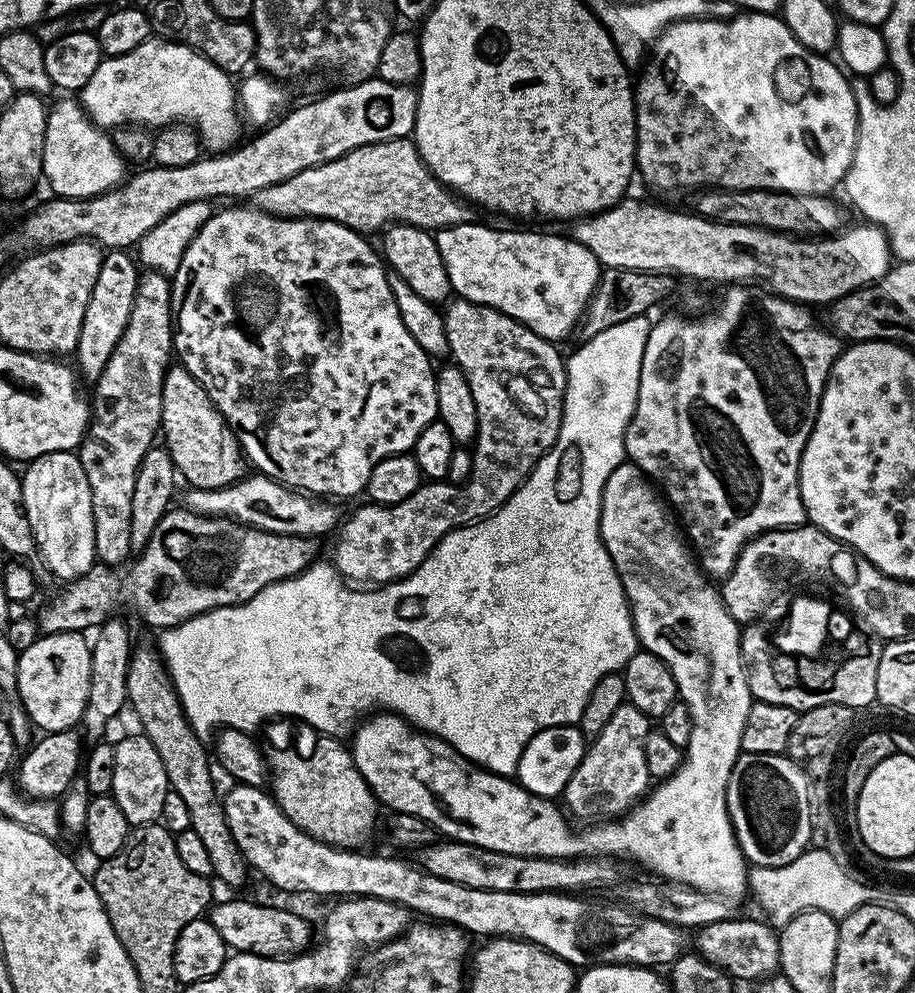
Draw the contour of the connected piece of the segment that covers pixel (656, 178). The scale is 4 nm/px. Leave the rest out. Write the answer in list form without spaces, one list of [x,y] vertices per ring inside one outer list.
[[[741,11],[729,20],[679,20],[666,29],[647,53],[634,84],[636,102],[636,167],[638,176],[660,192],[675,188],[765,188],[775,192],[789,192],[799,196],[822,196],[839,189],[848,173],[856,149],[856,99],[849,77],[835,59],[819,52],[811,52],[784,24],[779,15],[771,12]]]

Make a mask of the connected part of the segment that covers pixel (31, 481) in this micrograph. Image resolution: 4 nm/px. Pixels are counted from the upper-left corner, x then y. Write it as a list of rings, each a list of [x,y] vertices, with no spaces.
[[[52,451],[40,455],[27,463],[26,472],[21,475],[23,486],[23,506],[30,523],[31,534],[35,540],[37,553],[41,555],[51,572],[62,582],[76,580],[86,574],[96,563],[94,546],[93,502],[90,495],[90,482],[75,451]]]

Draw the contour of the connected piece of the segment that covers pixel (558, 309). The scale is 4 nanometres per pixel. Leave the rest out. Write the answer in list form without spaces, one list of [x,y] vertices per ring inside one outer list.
[[[473,222],[462,226],[454,226],[453,228],[442,228],[435,233],[438,254],[442,254],[442,262],[446,266],[446,274],[452,283],[453,293],[459,299],[468,300],[472,304],[485,304],[510,318],[514,318],[519,324],[525,324],[527,328],[534,330],[534,334],[538,334],[544,340],[561,342],[560,340],[566,339],[571,332],[575,333],[578,325],[584,319],[584,312],[588,308],[588,303],[592,300],[596,283],[600,281],[602,265],[596,261],[594,254],[590,254],[590,250],[586,250],[586,246],[582,246],[578,241],[569,238],[567,235],[564,235],[564,237],[551,236],[548,232],[503,232],[500,228],[487,228],[486,225],[480,223]]]

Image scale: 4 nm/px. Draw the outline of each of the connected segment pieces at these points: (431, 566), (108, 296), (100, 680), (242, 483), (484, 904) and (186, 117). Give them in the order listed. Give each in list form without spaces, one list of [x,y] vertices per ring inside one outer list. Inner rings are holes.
[[[643,315],[618,322],[618,326],[610,326],[610,330],[602,330],[602,334],[594,334],[594,338],[584,340],[581,348],[572,357],[567,357],[568,385],[564,391],[564,417],[554,447],[532,467],[532,471],[520,483],[520,489],[499,510],[474,524],[465,524],[463,528],[447,532],[434,546],[432,553],[410,575],[403,576],[393,584],[368,586],[361,590],[356,586],[349,587],[331,563],[313,562],[297,576],[267,584],[244,604],[215,608],[212,612],[204,612],[182,622],[177,628],[167,629],[161,635],[164,637],[160,640],[158,652],[167,665],[181,706],[197,735],[207,737],[211,728],[237,728],[252,734],[260,723],[263,725],[273,718],[300,720],[296,722],[303,722],[321,734],[340,734],[336,732],[343,728],[351,729],[357,723],[356,716],[363,717],[373,711],[372,692],[380,692],[388,707],[385,709],[403,716],[417,729],[448,741],[459,755],[465,756],[473,764],[483,766],[489,772],[497,772],[499,776],[512,778],[515,777],[522,750],[530,742],[530,738],[534,738],[534,734],[547,728],[563,729],[564,724],[579,725],[582,710],[586,710],[586,698],[590,698],[590,690],[598,686],[598,678],[611,672],[620,672],[638,650],[636,627],[632,625],[632,609],[624,596],[624,587],[618,578],[614,562],[600,537],[600,507],[606,478],[610,478],[614,469],[626,460],[624,435],[636,409],[642,354],[646,350],[646,338],[653,326],[653,321],[648,319],[647,315]]]
[[[113,249],[105,253],[102,269],[99,270],[90,301],[87,302],[74,360],[77,360],[75,363],[81,379],[88,384],[94,384],[101,376],[110,354],[113,353],[114,346],[121,340],[122,331],[133,309],[140,268],[137,261],[134,258],[132,260],[128,255],[130,254],[127,251],[121,249]]]
[[[109,618],[100,625],[95,633],[96,641],[91,641],[92,657],[90,658],[90,690],[88,704],[84,708],[82,728],[85,728],[92,738],[100,738],[104,727],[120,712],[120,707],[128,704],[127,672],[131,664],[134,643],[128,628],[117,618]]]
[[[248,474],[243,479],[222,489],[187,489],[182,500],[188,511],[202,513],[204,516],[226,516],[249,524],[263,532],[273,532],[283,536],[307,536],[321,538],[337,531],[342,515],[335,508],[335,503],[324,498],[317,498],[307,492],[287,488],[270,476]]]
[[[237,783],[234,788],[230,789],[228,793],[223,793],[222,801],[224,805],[224,814],[226,822],[229,824],[230,834],[233,835],[234,842],[240,848],[240,851],[247,863],[247,865],[254,869],[256,868],[262,875],[266,876],[267,880],[278,886],[280,889],[286,892],[310,892],[312,894],[320,894],[322,896],[334,896],[336,898],[355,898],[358,896],[372,896],[378,897],[381,900],[394,901],[397,904],[402,905],[413,913],[426,914],[429,919],[436,922],[443,922],[452,926],[457,926],[461,931],[474,935],[480,934],[482,938],[511,938],[517,940],[526,940],[529,943],[536,944],[540,948],[544,948],[546,951],[555,954],[556,957],[562,958],[568,964],[575,968],[584,968],[595,963],[596,948],[591,946],[584,946],[584,942],[588,940],[588,928],[590,928],[589,919],[596,919],[596,916],[602,916],[604,914],[604,902],[586,902],[572,896],[564,896],[562,892],[512,892],[512,891],[490,891],[490,890],[478,890],[477,888],[466,887],[464,884],[450,882],[449,880],[438,878],[436,875],[430,875],[429,872],[423,868],[416,867],[396,858],[386,858],[384,856],[368,856],[366,852],[349,849],[338,849],[331,844],[322,843],[320,840],[313,839],[312,836],[307,835],[299,828],[294,826],[292,822],[284,815],[276,805],[276,801],[272,799],[271,795],[265,790],[256,787],[250,787],[248,784]]]
[[[149,38],[145,44],[138,46],[138,50],[130,50],[130,54],[122,54],[121,56],[109,56],[100,61],[98,70],[94,70],[94,74],[90,78],[90,82],[86,82],[86,86],[80,89],[78,99],[84,106],[88,117],[92,119],[93,124],[99,124],[105,130],[111,130],[120,127],[122,124],[142,124],[153,130],[159,130],[166,124],[173,122],[183,122],[191,124],[200,134],[200,143],[209,153],[219,154],[227,152],[237,143],[236,135],[240,132],[240,124],[242,125],[242,116],[238,111],[238,92],[234,87],[233,77],[229,73],[222,71],[218,66],[214,66],[214,62],[210,62],[200,52],[196,52],[192,48],[188,48],[185,44],[176,44],[173,40],[163,38]]]

